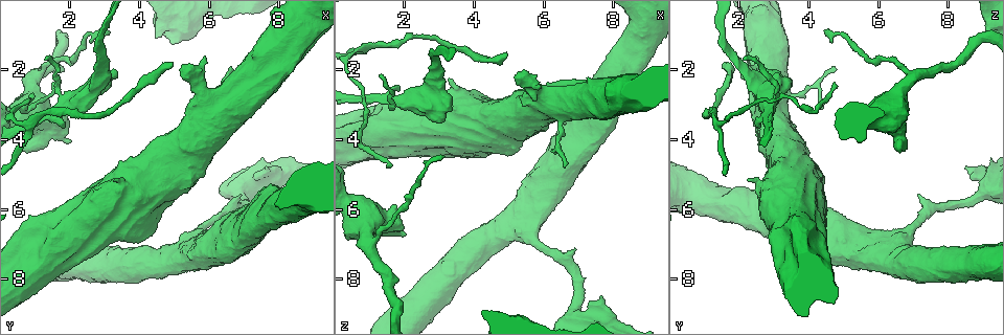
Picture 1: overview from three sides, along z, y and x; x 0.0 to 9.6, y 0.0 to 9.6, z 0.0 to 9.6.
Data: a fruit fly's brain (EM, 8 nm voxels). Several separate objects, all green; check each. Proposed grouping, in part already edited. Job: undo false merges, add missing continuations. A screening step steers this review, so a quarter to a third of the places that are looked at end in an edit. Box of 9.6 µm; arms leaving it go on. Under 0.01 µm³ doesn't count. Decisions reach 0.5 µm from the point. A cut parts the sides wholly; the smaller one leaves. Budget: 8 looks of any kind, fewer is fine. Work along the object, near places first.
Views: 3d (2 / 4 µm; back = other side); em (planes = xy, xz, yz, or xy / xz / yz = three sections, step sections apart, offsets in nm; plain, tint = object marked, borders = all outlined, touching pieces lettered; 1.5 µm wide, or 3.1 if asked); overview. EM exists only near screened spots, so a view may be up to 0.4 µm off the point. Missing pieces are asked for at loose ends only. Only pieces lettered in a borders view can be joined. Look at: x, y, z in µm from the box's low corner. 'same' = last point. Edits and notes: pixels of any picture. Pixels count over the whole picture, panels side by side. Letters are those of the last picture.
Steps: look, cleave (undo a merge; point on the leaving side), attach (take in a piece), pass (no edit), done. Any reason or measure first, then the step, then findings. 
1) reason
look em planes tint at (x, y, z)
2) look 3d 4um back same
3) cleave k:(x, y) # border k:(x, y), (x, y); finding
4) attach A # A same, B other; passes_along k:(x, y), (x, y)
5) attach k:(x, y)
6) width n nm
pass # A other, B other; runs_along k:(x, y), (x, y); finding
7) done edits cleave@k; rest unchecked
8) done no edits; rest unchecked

look 3d 4um at (6.30, 6.20, 7.30)

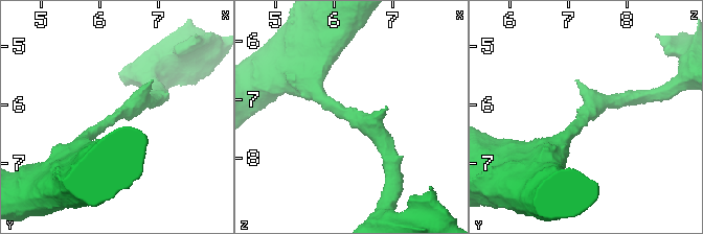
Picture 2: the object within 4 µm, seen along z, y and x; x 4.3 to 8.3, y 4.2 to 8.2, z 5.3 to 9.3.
arm_widths 260, 280 nm
look em planes borders at (6.25, 6.20, 7.35)

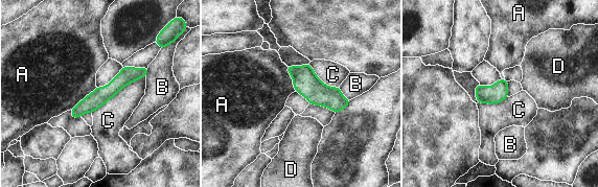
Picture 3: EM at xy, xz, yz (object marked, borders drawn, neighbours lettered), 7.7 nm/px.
width 140 nm; longest_contact C 500 nm
pass # A other, B other, C other, D other; all the same neuron

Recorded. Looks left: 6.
tapers out
look 3d 2um at (6.65, 1.90, 4.80)

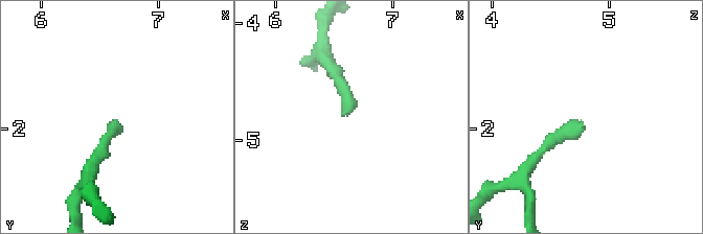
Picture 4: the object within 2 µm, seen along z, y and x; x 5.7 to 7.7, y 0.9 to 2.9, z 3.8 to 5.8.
need the tissue
look em planes borders at (6.64, 1.94, 4.76)

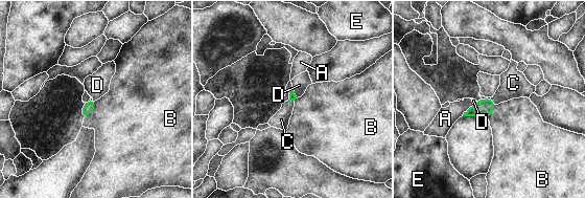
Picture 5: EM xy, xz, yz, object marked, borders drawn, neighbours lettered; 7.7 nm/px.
attach C # A other, B other, C same, D other, E other; it goes on there

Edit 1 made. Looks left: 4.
redraw
look overview

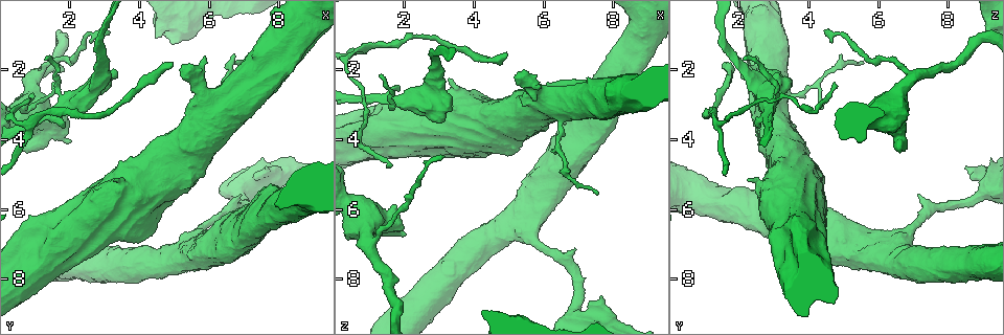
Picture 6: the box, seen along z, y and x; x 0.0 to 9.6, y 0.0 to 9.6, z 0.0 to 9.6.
long arm stops here
look em yz step 8 borders at (1.65, 2.40, 4.70)

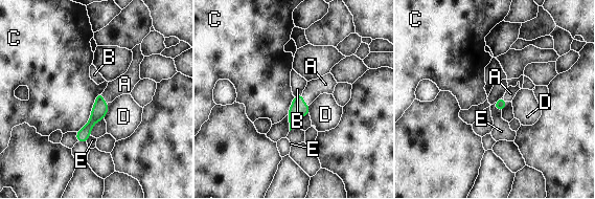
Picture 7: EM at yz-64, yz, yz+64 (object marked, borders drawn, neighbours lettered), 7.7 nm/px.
another direction
look em planes borders same

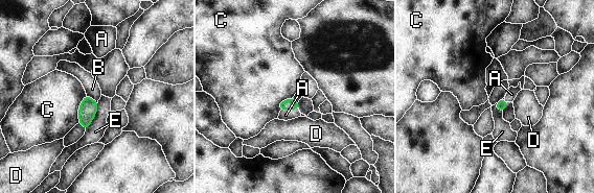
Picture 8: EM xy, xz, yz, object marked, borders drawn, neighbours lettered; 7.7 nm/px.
width 80 nm
attach A # A same, B other, C other, D other, E other; passes_along 8:(290, 103), (289, 109), (286, 115); it goes on there

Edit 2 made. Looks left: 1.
stops while still wide
look em planes borders at (5.25, 1.85, 2.20)

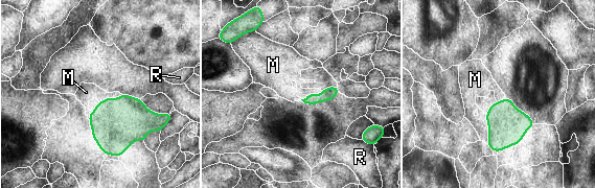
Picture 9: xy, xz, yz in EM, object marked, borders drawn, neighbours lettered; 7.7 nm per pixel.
attach M # M same, R other; passes_along 9:(507, 124), (488, 128), (479, 122); the neuron continues

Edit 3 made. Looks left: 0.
done edits attach@5, attach@8, attach@9; rest unchecked

